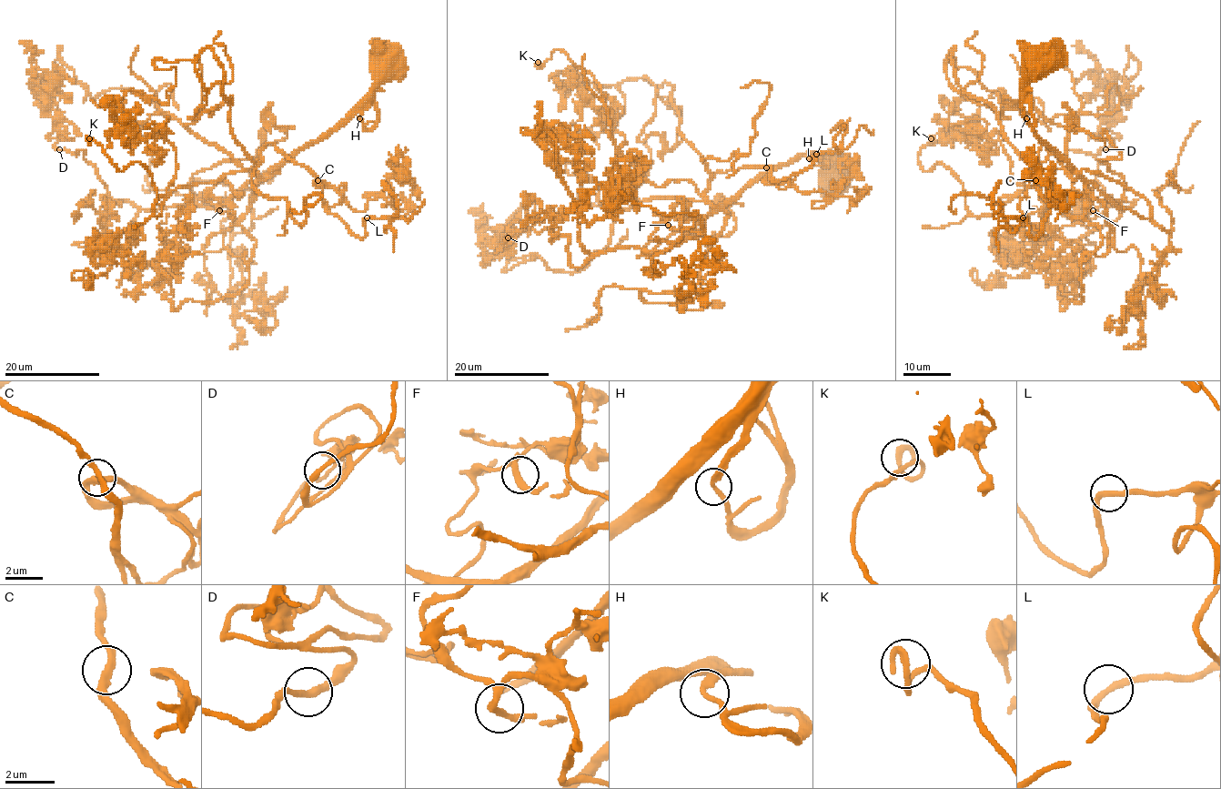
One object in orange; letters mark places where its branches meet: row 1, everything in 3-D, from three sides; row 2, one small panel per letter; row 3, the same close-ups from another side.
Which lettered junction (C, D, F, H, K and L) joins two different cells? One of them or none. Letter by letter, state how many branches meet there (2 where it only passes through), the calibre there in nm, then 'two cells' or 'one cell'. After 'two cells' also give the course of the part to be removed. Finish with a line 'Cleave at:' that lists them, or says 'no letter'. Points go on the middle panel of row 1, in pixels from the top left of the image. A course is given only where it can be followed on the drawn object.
C: branches 2; calibre 280 nm; one cell
D: branches 2; calibre 280 nm; one cell
F: branches 2; calibre 280 nm; one cell
H: branches 2; calibre 220 nm; one cell
K: branches 2; calibre 240 nm; one cell
L: branches 2; calibre 280 nm; one cell
Cleave at: no letter

